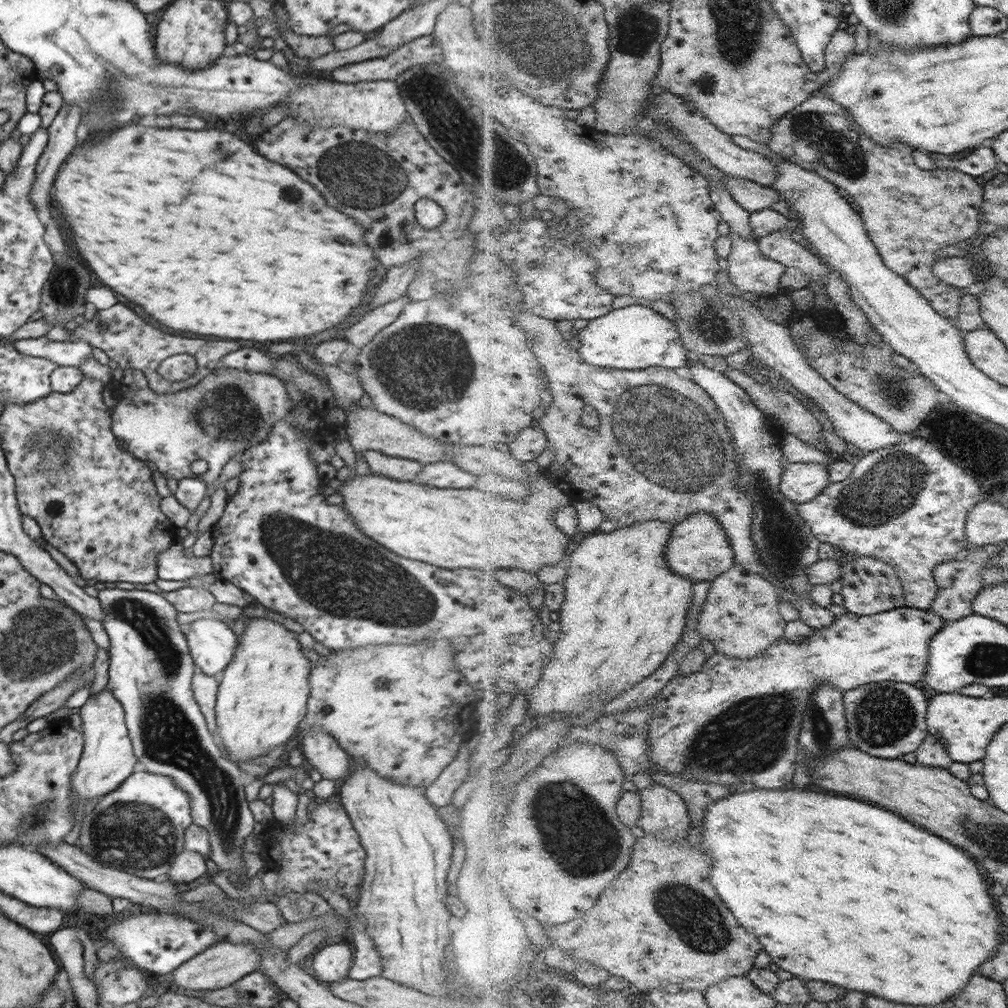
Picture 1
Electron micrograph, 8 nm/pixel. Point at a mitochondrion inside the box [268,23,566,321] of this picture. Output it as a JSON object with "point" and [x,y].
{"point":[479,155]}

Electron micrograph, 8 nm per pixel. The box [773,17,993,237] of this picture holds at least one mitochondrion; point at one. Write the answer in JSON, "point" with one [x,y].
{"point":[830,142]}

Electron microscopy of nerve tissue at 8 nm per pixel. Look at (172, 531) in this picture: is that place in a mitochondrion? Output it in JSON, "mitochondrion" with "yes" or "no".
{"mitochondrion":"no"}

